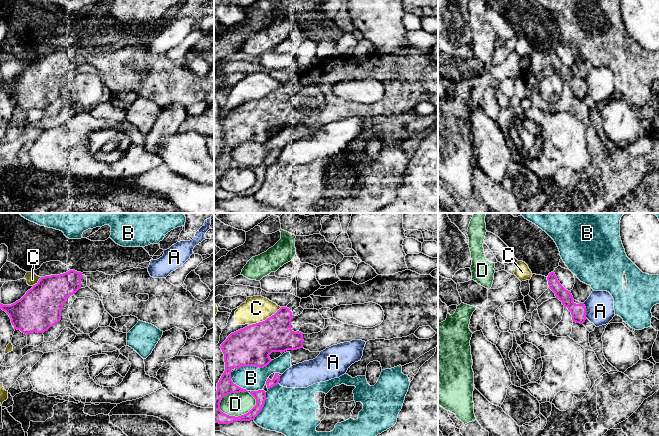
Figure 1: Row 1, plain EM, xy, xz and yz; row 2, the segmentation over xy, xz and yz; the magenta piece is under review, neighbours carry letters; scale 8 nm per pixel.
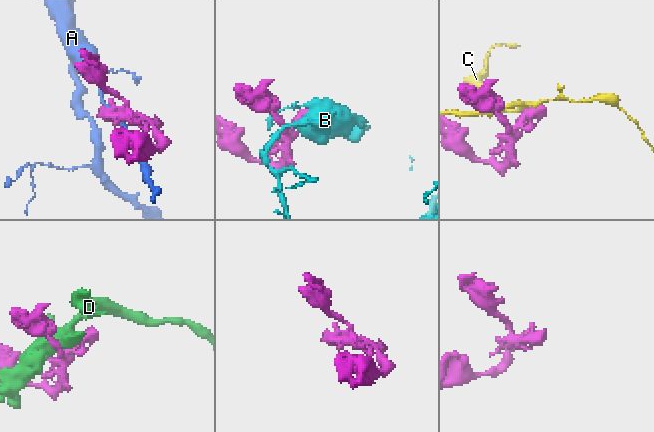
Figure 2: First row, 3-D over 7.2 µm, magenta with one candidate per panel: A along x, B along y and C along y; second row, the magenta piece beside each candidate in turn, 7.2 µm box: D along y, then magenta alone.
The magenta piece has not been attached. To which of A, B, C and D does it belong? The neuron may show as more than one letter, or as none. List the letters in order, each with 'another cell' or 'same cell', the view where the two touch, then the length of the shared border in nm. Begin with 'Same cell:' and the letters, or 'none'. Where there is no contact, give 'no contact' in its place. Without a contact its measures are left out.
Same cell: none
A: another cell; meets magenta in yz; contact 130 nm long
B: another cell; meets magenta in xz; contact 320 nm long
C: another cell; meets magenta in xz; contact 190 nm long
D: another cell; meets magenta in xz; contact 320 nm long

